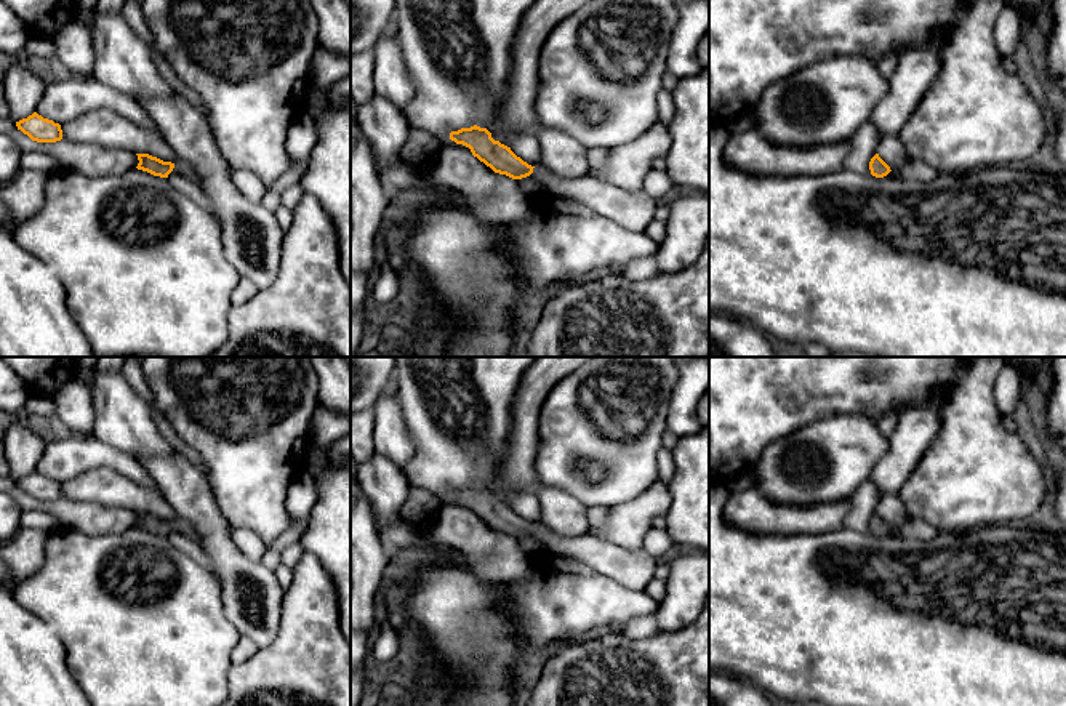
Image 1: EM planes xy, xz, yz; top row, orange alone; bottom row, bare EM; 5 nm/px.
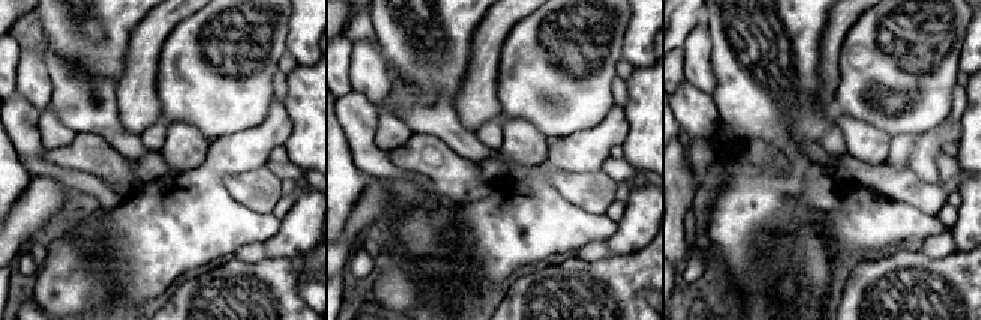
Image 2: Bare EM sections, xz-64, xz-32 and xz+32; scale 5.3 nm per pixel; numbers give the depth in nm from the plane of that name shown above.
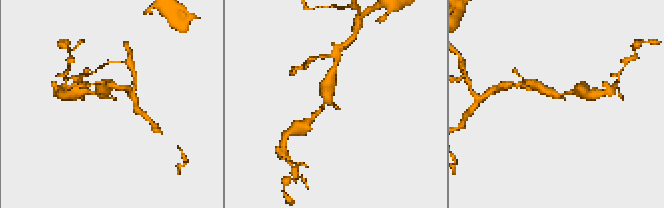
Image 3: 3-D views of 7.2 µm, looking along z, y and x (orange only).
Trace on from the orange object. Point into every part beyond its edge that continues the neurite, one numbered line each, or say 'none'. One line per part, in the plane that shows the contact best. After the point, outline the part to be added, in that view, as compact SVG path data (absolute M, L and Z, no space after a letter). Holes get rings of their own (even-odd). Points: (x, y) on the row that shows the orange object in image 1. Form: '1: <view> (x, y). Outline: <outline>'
1: xz (634, 210). Outline: M541 165L535 166L530 176L538 181L547 194L575 199L632 232L643 232L655 219L658 203L645 189L637 192L626 191L597 181L589 174L578 179L567 179Z

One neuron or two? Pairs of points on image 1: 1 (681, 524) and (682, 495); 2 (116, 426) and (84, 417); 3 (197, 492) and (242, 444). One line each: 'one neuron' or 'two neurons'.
1: one neuron
2: two neurons
3: two neurons

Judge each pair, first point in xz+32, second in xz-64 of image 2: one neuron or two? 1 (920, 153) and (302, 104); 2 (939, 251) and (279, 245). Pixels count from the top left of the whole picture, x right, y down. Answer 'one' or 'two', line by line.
1: two
2: two

